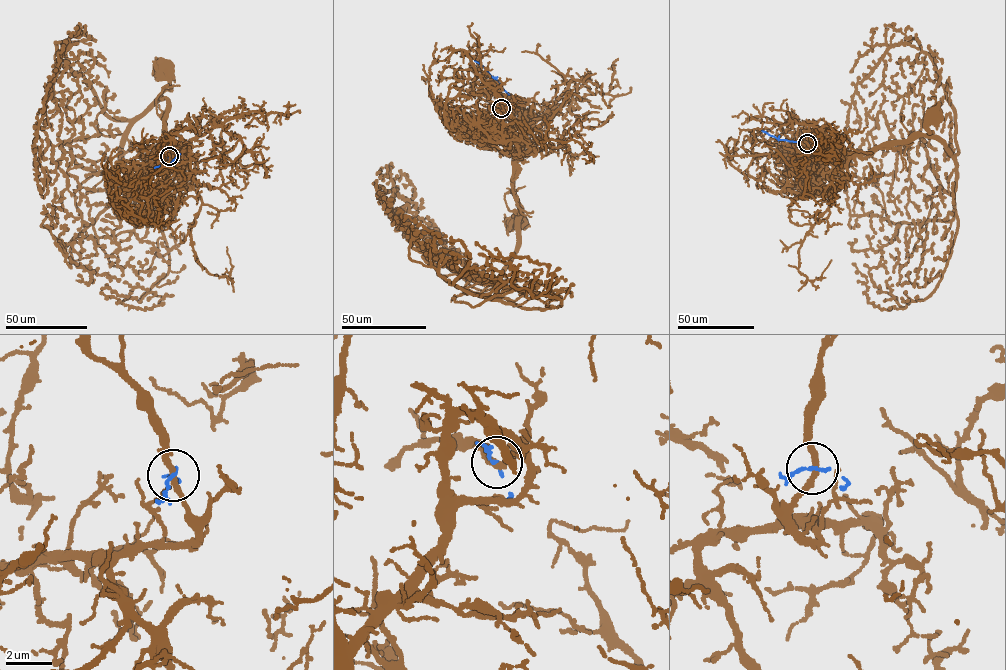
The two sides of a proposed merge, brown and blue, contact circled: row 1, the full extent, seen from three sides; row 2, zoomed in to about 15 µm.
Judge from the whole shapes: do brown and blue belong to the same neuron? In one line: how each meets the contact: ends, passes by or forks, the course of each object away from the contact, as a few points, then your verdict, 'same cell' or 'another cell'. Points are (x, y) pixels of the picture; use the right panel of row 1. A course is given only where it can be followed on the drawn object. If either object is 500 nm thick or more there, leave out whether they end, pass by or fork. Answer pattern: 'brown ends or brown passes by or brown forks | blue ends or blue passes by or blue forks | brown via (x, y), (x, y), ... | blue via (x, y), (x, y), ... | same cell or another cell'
brown passes by | blue ends | brown via (807, 143), (807, 148), (869, 152), (903, 143), (916, 134), (933, 133), (929, 131), (928, 122), (936, 112) | blue via (807, 143), (776, 138), (759, 128) | another cell

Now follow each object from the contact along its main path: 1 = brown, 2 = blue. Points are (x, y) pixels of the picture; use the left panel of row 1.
1: (169, 156), (169, 161), (155, 164), (169, 146), (163, 124), (168, 106), (161, 95), (171, 89), (167, 67)
2: (169, 155), (178, 155), (167, 165), (154, 167)

